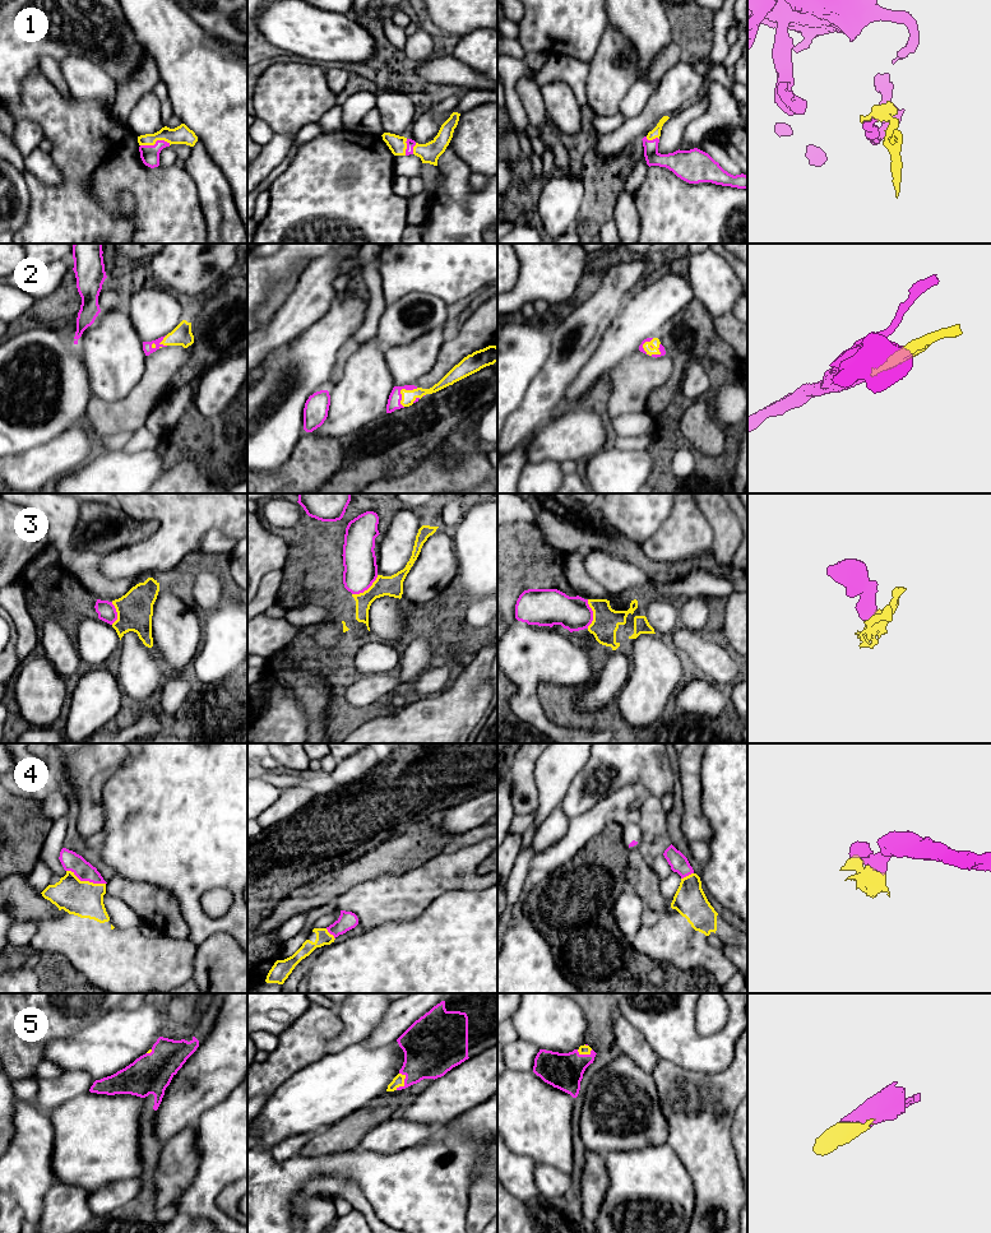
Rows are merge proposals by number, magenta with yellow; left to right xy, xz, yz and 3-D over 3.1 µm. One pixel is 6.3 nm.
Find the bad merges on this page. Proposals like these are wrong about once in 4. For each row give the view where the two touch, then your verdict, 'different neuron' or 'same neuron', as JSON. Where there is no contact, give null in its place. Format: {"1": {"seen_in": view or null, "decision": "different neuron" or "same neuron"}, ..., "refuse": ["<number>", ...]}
{"1": {"seen_in": "xy", "decision": "same neuron"}, "2": {"seen_in": "xz", "decision": "same neuron"}, "3": {"seen_in": "xz", "decision": "different neuron"}, "4": {"seen_in": "xy", "decision": "same neuron"}, "5": {"seen_in": "xz", "decision": "same neuron"}, "refuse": ["3"]}

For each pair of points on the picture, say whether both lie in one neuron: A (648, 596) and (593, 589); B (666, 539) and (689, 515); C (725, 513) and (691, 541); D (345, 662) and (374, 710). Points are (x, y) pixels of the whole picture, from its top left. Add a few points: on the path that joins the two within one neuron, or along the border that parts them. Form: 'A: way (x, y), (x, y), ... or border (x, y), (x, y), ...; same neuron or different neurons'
A: border (588, 598), (606, 598), (609, 601); different neurons
B: way (672, 533), (684, 522); same neuron
C: border (698, 506), (712, 528), (712, 548); different neurons
D: way (339, 680), (339, 700), (351, 712), (356, 712); same neuron

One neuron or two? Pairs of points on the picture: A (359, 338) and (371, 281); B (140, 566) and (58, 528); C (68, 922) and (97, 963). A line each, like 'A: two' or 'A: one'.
A: one
B: two
C: one

